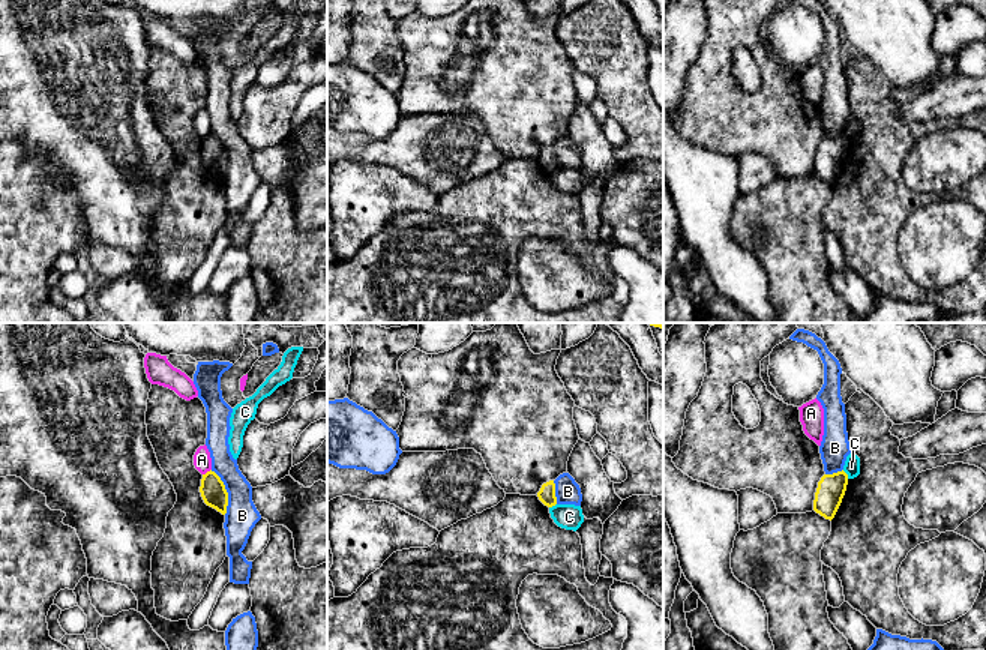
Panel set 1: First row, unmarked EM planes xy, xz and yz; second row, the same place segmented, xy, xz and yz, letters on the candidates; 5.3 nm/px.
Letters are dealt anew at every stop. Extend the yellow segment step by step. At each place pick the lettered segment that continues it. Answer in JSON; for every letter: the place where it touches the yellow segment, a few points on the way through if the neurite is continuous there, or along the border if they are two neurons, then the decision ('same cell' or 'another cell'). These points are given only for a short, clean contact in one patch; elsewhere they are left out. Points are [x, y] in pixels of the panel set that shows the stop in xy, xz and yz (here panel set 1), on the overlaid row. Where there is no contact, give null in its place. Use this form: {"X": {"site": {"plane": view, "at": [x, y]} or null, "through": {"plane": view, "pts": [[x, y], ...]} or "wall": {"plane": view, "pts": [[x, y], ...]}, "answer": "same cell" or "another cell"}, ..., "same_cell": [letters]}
{"A": {"site": {"plane": "xy", "at": [207, 472]}, "wall": {"plane": "xy", "pts": [[210, 469], [203, 475]]}, "answer": "another cell"}, "B": {"site": {"plane": "xy", "at": [225, 491]}, "wall": {"plane": "xy", "pts": [[210, 470], [219, 478], [227, 493], [225, 514]]}, "answer": "another cell"}, "C": {"site": {"plane": "yz", "at": [847, 475]}, "wall": {"plane": "yz", "pts": [[842, 470], [848, 478]]}, "answer": "another cell"}, "same_cell": []}

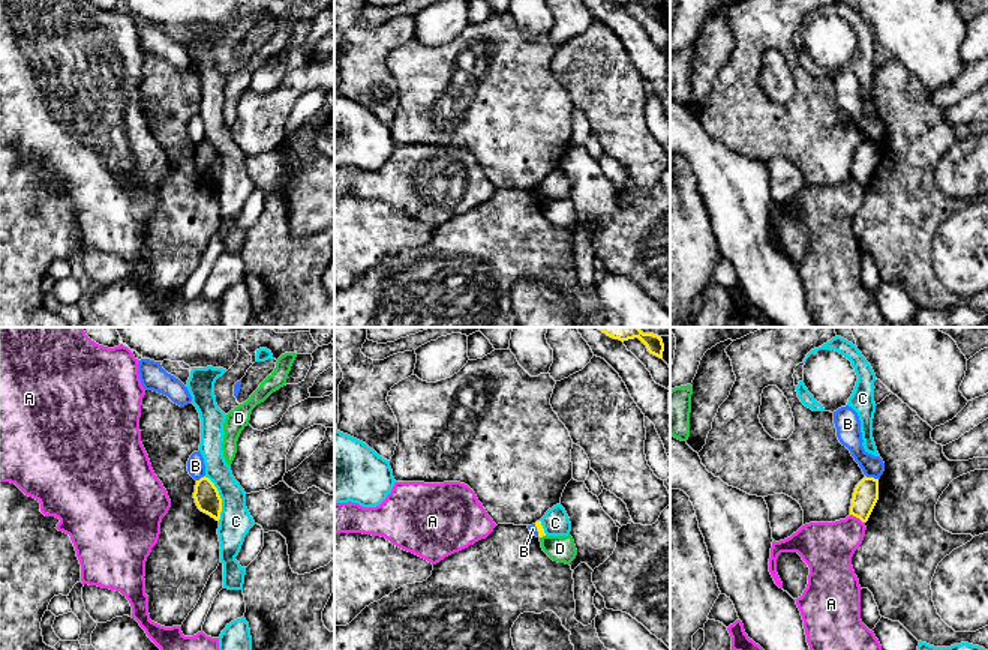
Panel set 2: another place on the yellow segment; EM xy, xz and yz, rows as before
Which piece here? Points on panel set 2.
{"A": {"site": {"plane": "yz", "at": [858, 517]}, "answer": "another cell"}, "B": {"site": {"plane": "yz", "at": [871, 478]}, "wall": {"plane": "yz", "pts": [[865, 475], [877, 479]]}, "answer": "another cell"}, "C": {"site": {"plane": "xy", "at": [219, 497]}, "wall": {"plane": "xy", "pts": [[204, 476], [213, 484], [221, 499], [219, 520]]}, "answer": "another cell"}, "D": {"site": {"plane": "xz", "at": [541, 536]}, "wall": {"plane": "xz", "pts": [[544, 535], [540, 538]]}, "answer": "another cell"}, "same_cell": []}

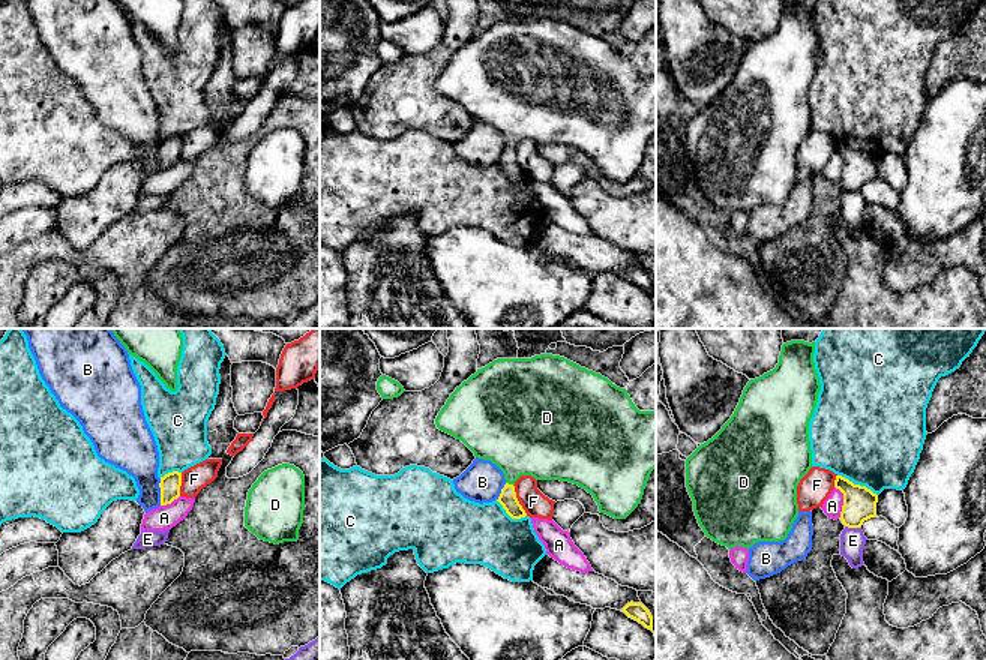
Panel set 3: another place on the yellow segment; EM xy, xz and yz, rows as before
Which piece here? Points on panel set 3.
{"A": {"site": {"plane": "yz", "at": [844, 503]}, "answer": "another cell"}, "B": {"site": {"plane": "xy", "at": [161, 492]}, "wall": {"plane": "xy", "pts": [[161, 479], [159, 504]]}, "answer": "another cell"}, "C": {"site": {"plane": "yz", "at": [857, 485]}, "wall": {"plane": "yz", "pts": [[838, 474], [854, 483], [865, 485], [877, 495]]}, "answer": "another cell"}, "D": {"site": {"plane": "xz", "at": [508, 483]}, "through": {"plane": "xz", "pts": [[508, 498], [508, 483], [520, 438]]}, "answer": "same cell"}, "E": {"site": {"plane": "yz", "at": [853, 527]}, "wall": {"plane": "yz", "pts": [[845, 525], [859, 528]]}, "answer": "another cell"}, "F": {"site": {"plane": "xz", "at": [517, 500]}, "wall": {"plane": "xz", "pts": [[512, 485], [517, 500], [527, 515]]}, "answer": "another cell"}, "same_cell": ["D"]}

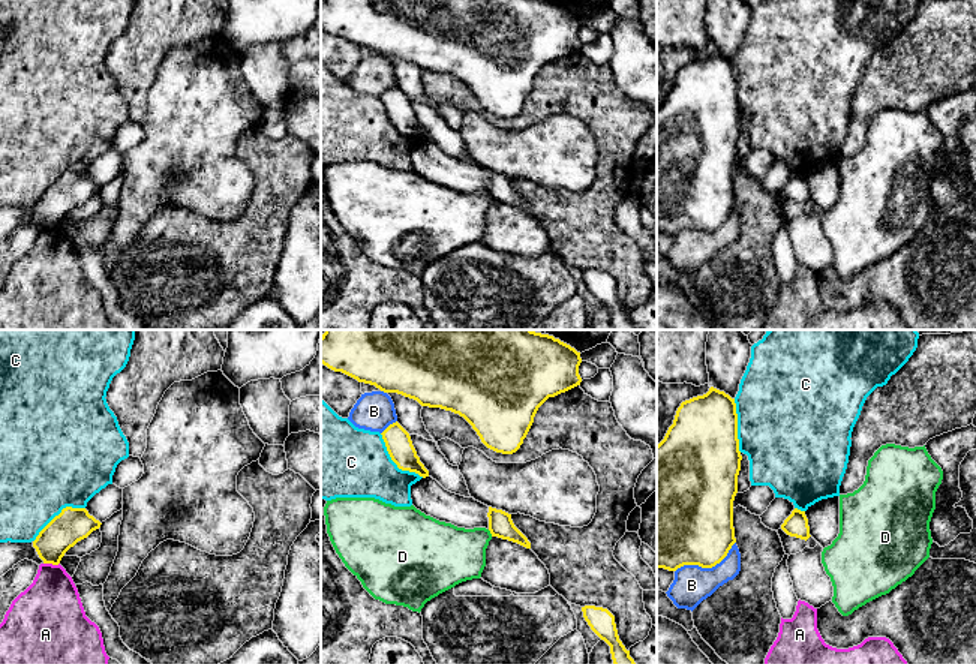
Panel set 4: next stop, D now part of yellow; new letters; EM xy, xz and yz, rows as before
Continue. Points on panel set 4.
{"A": {"site": {"plane": "xy", "at": [51, 562]}, "answer": "another cell"}, "B": {"site": {"plane": "yz", "at": [706, 567]}, "answer": "another cell"}, "C": {"site": {"plane": "xz", "at": [395, 462]}, "wall": {"plane": "xz", "pts": [[380, 433], [390, 459], [399, 468], [414, 471], [423, 477]]}, "answer": "another cell"}, "D": {"site": {"plane": "xz", "at": [490, 532]}, "answer": "another cell"}, "same_cell": []}

